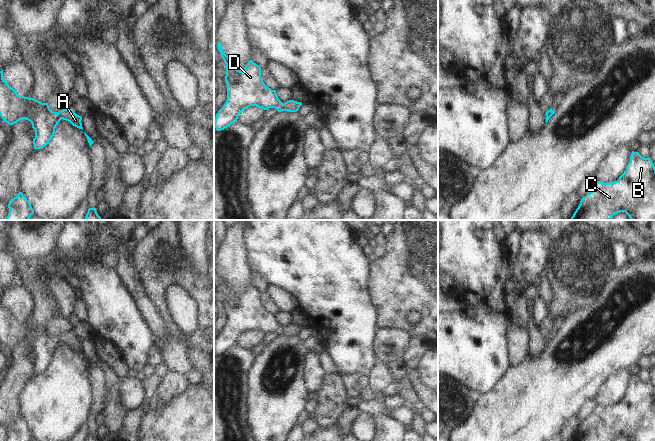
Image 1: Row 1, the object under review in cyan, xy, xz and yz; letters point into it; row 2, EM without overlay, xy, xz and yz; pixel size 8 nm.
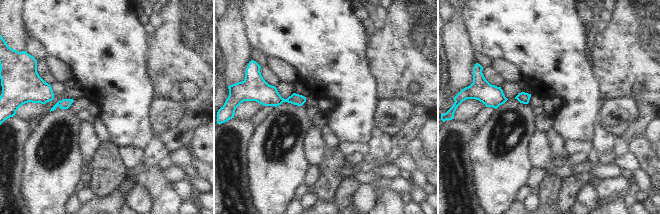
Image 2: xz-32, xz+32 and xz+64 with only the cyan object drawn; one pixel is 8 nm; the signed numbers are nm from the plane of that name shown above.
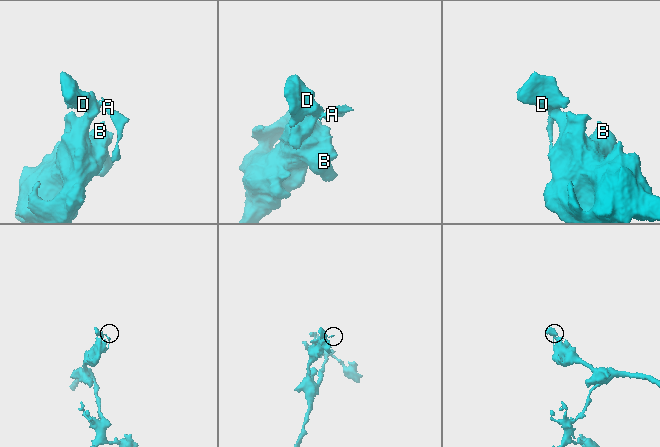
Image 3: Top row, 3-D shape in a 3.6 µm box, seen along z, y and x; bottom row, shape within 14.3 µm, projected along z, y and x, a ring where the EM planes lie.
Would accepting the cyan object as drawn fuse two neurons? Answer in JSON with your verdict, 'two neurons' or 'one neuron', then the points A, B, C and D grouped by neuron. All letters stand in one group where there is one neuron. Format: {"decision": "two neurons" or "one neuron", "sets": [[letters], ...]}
{"decision": "two neurons", "sets": [["A"], ["B", "C", "D"]]}

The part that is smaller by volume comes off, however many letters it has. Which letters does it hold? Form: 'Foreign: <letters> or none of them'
Foreign: A

